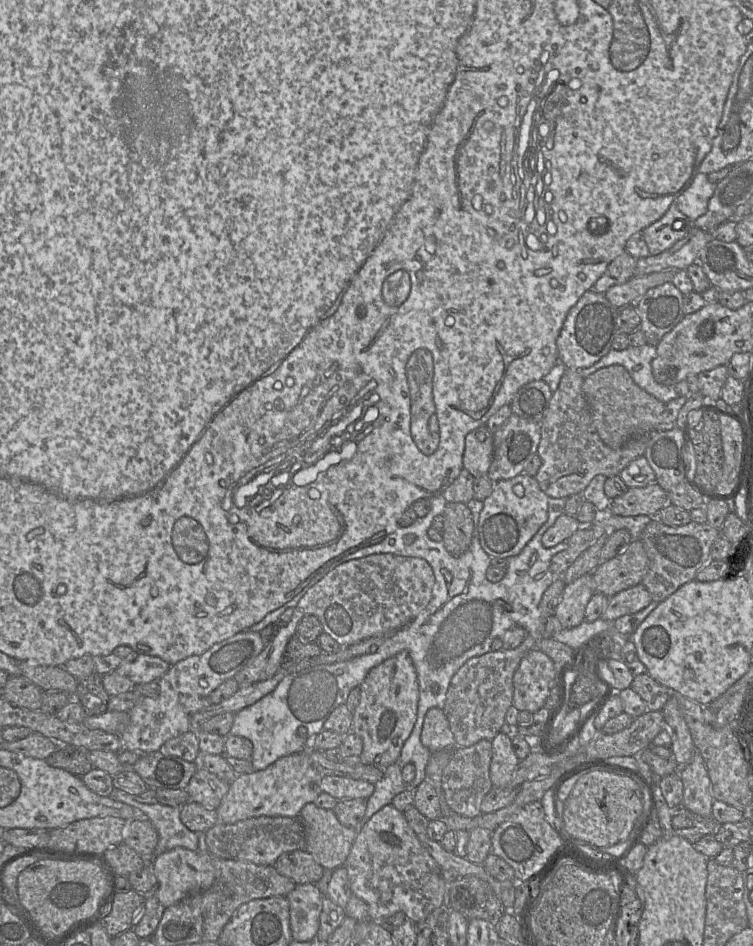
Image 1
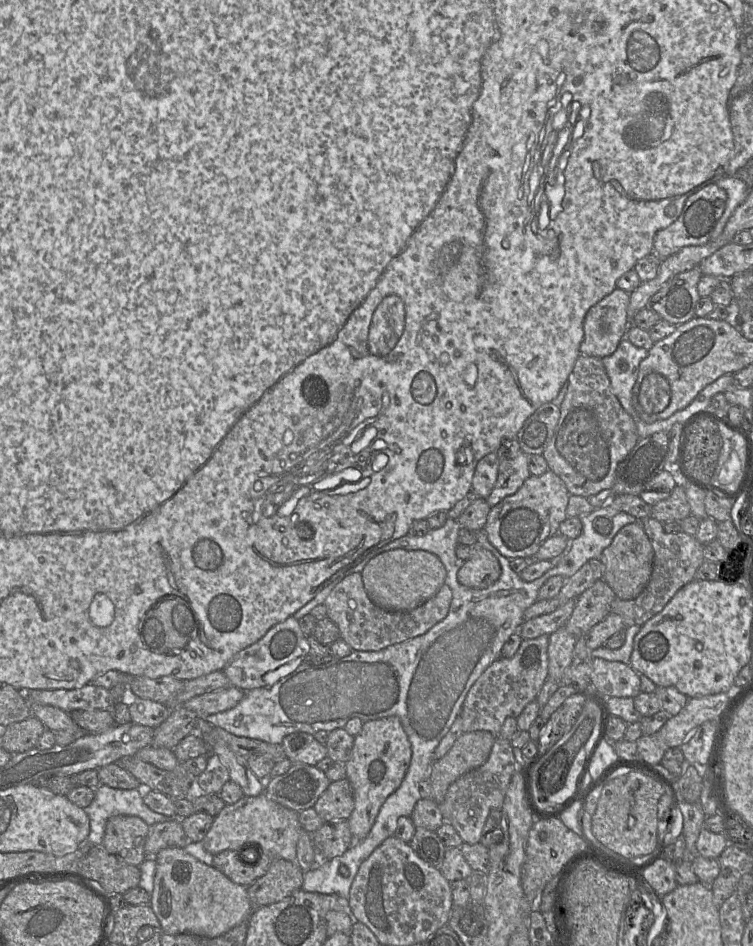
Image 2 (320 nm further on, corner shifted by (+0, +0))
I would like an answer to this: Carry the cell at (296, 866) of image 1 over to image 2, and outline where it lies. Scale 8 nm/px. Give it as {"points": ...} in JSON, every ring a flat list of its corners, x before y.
{"points":[[274,859,267,872,247,887,253,909,279,902,301,889,303,876,296,862]]}

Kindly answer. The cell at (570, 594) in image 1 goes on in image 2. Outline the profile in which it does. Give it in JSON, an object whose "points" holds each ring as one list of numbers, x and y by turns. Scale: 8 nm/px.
{"points":[[565,626,549,635,548,676,560,681,565,670,574,662,574,646,577,638]]}

